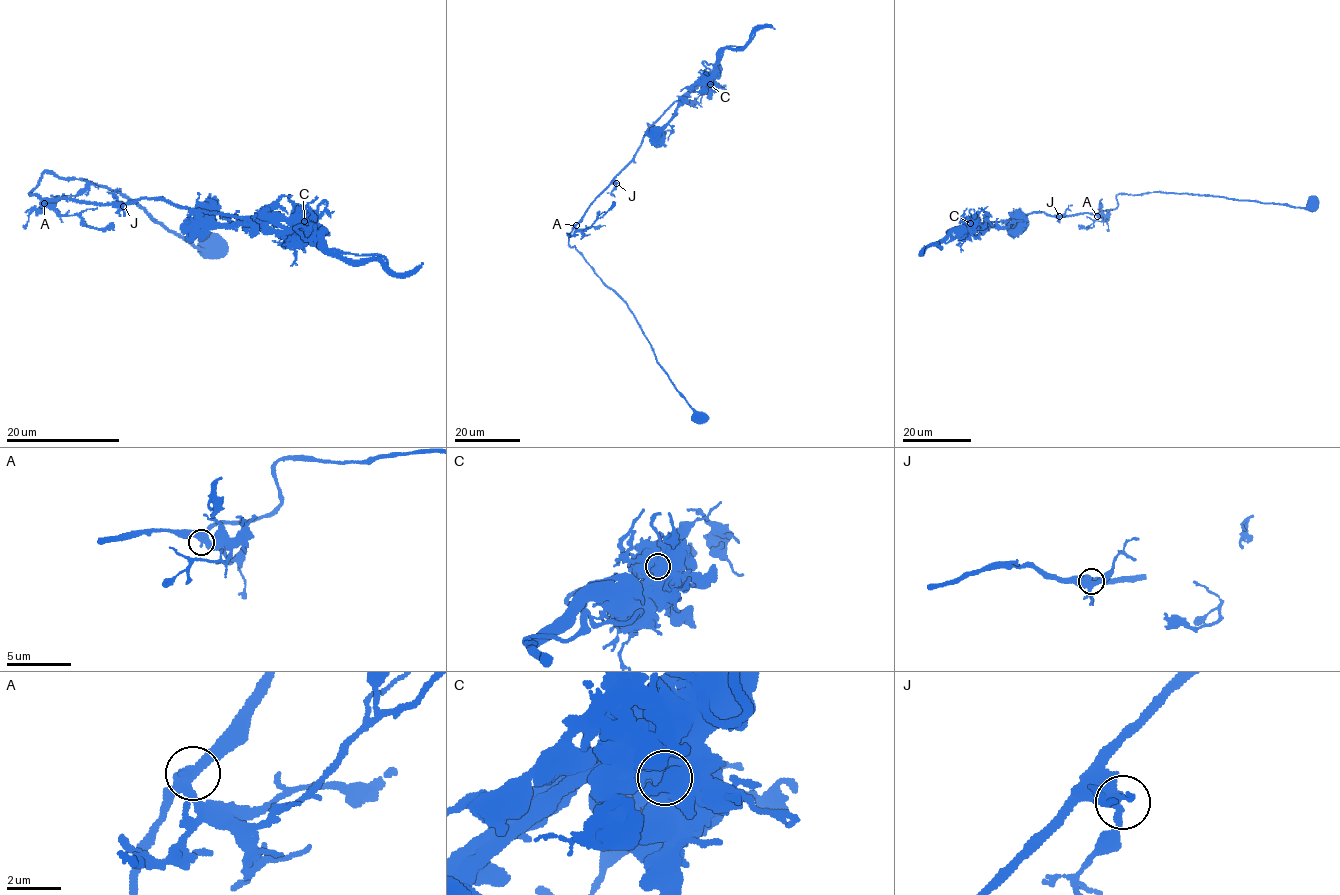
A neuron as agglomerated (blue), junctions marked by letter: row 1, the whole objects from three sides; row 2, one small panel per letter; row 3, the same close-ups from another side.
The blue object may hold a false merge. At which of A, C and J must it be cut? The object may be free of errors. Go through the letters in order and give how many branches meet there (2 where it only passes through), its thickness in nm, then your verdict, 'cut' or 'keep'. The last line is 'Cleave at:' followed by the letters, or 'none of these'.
A: 3 | 360 nm | keep
C: 1 | 1300 nm | cut
J: 4 | 420 nm | keep
Cleave at: C

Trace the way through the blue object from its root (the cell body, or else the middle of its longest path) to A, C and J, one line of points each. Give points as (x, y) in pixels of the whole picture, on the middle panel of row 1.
A: (699, 419), (657, 361), (629, 306), (602, 280), (575, 246), (569, 244), (569, 234), (576, 225)
C: (699, 419), (657, 361), (634, 314), (571, 247), (569, 234), (632, 158), (652, 124), (684, 94), (709, 85)
J: (699, 419), (657, 361), (629, 306), (569, 244), (570, 232), (588, 206), (616, 183)

